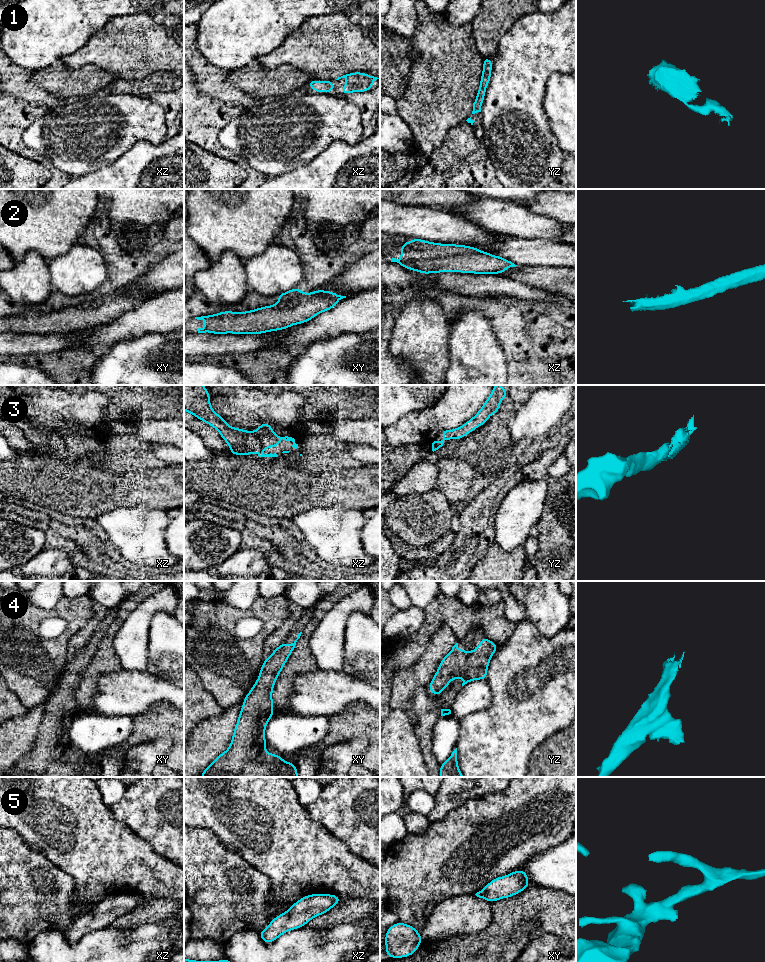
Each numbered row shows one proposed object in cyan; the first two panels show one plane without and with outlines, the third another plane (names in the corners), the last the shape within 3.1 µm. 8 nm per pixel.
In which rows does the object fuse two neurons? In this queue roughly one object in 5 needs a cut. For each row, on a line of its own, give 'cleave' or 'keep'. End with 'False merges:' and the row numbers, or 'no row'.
1: keep
2: keep
3: keep
4: keep
5: keep
False merges: no row

